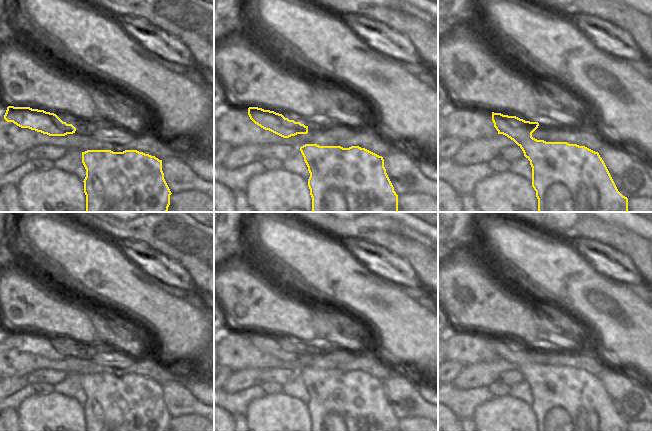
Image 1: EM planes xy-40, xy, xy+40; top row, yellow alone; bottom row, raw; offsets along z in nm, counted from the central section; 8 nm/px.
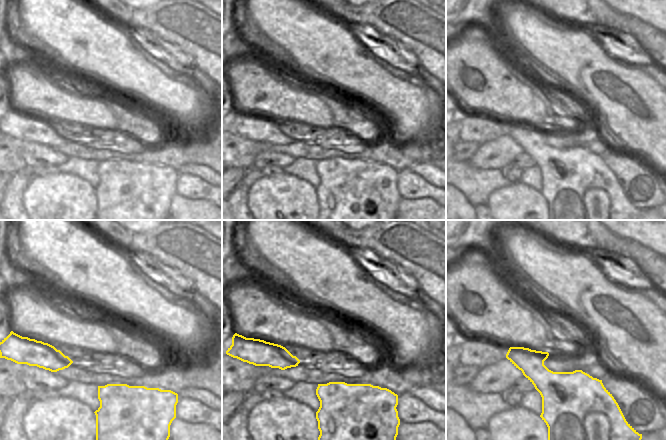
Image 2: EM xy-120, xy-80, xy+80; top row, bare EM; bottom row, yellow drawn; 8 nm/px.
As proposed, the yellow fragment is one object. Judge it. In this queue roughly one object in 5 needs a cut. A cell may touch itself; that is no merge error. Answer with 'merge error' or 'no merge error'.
no merge error

